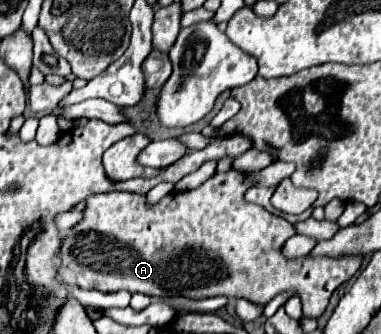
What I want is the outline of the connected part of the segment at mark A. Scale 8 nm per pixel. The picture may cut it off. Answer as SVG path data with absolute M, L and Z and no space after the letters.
M235 169L227 171L227 173L215 173L213 177L209 177L201 187L193 189L193 191L185 191L185 193L169 193L165 195L157 205L149 207L145 203L145 195L137 195L137 193L127 193L127 191L109 191L109 193L93 193L91 197L87 197L85 201L85 209L83 209L83 219L73 227L75 235L67 235L61 241L59 247L59 259L61 259L61 267L69 267L71 271L75 271L75 281L81 289L97 289L97 291L131 291L131 293L145 293L145 295L157 295L157 297L173 297L173 295L183 295L183 297L191 297L191 299L205 299L205 297L215 297L215 295L225 295L225 297L245 297L249 301L255 303L267 303L271 301L275 295L279 295L281 291L295 291L303 303L302 318L319 318L319 315L325 311L331 293L341 285L347 283L355 271L361 265L361 257L337 257L337 259L327 259L327 257L319 257L319 259L311 259L311 257L299 257L299 259L285 259L281 255L281 247L283 243L295 235L295 229L289 221L285 221L279 215L269 213L267 209L263 209L261 205L255 203L247 203L243 199L243 193L249 189L247 183L243 183L243 175L237 173Z

